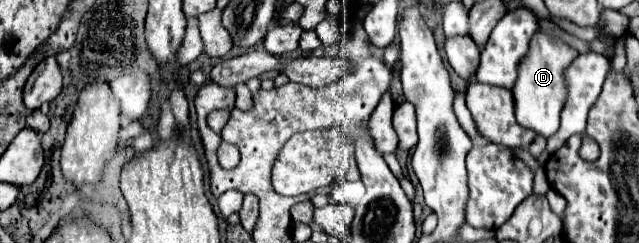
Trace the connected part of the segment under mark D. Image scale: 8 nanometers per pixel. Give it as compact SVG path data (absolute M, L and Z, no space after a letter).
M540 29L532 41L528 53L522 57L518 65L518 79L512 89L514 93L514 109L516 109L516 119L522 127L532 129L546 139L558 131L560 125L560 113L564 109L566 97L568 97L568 87L564 79L564 69L578 57L578 51L564 43L560 37L552 35L546 29Z

